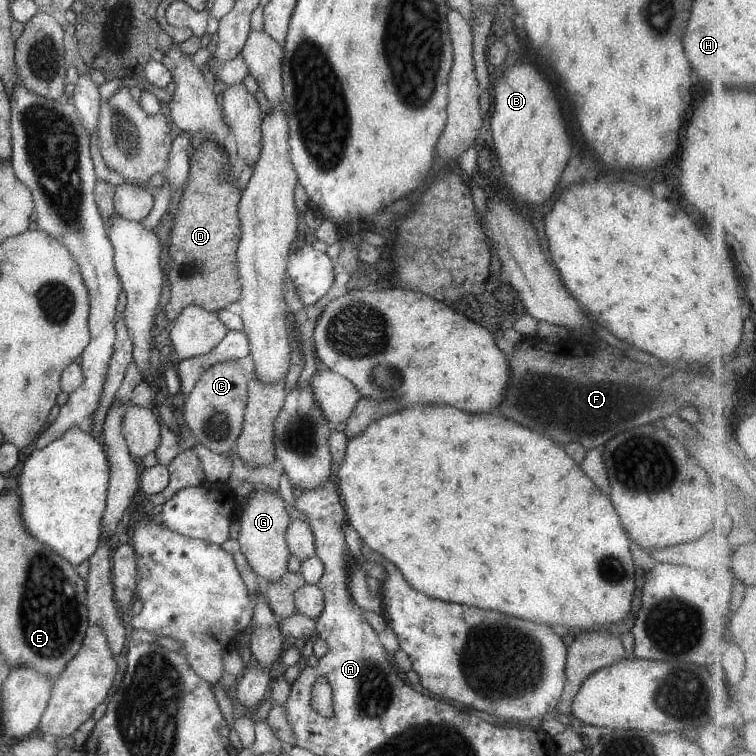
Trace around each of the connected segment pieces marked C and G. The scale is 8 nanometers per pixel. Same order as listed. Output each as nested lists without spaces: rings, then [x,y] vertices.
[[[235,358],[217,362],[199,376],[199,380],[184,398],[183,414],[181,414],[197,445],[205,446],[217,454],[227,454],[232,451],[237,436],[241,434],[245,402],[247,402],[247,382],[251,377],[251,374],[244,374]]]
[[[259,488],[247,496],[247,504],[239,518],[239,552],[245,556],[247,564],[256,576],[267,581],[276,581],[287,570],[287,560],[291,554],[287,552],[285,531],[291,518],[285,512],[285,505],[276,490]]]

